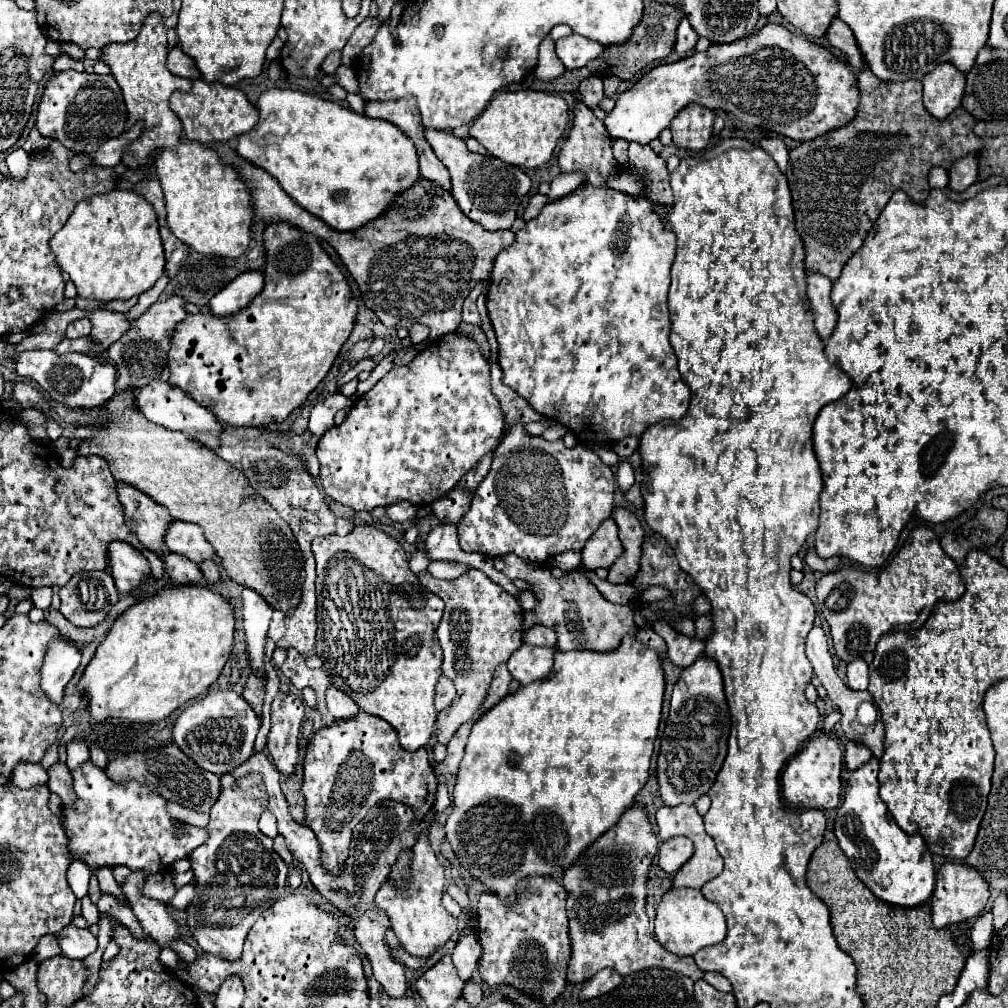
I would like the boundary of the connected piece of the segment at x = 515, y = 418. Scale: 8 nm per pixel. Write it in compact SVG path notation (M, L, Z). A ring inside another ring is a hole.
M491 363L491 385L493 385L495 397L499 399L503 415L505 415L505 429L503 429L505 433L515 423L523 421L523 425L525 425L525 423L543 419L533 407L529 407L529 403L523 397L519 397L511 387L501 383L501 369L499 369L497 363Z

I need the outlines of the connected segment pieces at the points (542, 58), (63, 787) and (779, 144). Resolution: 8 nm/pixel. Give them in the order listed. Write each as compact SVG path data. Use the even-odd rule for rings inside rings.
M547 35L545 41L541 43L541 49L539 49L539 61L537 61L537 67L535 67L535 79L549 81L553 77L559 77L559 73L563 73L563 63L555 55L555 41L551 39L551 35Z
M55 763L47 769L49 781L47 787L51 793L57 793L63 801L63 805L71 805L71 771L65 763Z
M765 137L759 141L759 145L777 161L779 169L785 171L787 169L787 159L789 159L789 153L787 153L787 147L785 143L779 139L779 137Z

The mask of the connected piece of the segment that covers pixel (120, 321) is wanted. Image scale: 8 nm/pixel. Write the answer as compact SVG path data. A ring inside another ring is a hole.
M75 297L75 303L77 303L79 309L87 309L91 313L89 315L89 321L93 325L91 339L99 347L89 347L89 351L87 351L89 355L101 355L129 329L129 321L127 321L127 317L123 313L97 309L97 301L83 299L83 297Z

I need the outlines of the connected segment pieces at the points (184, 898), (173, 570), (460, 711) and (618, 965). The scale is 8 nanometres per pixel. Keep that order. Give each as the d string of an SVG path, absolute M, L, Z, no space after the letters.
M190 882L189 885L177 889L177 893L167 901L167 907L173 907L173 909L185 909L187 903L195 896L195 883Z
M165 551L161 555L161 559L163 559L165 571L173 583L177 583L177 585L203 585L205 583L203 575L199 573L199 565L189 561L187 557Z
M471 569L469 573L453 581L435 579L429 575L429 571L423 571L419 575L419 581L445 601L437 639L445 653L443 675L447 675L457 687L453 703L437 715L437 739L439 743L447 745L459 725L467 723L481 707L495 667L499 663L505 663L509 655L521 647L523 609L513 595L509 595L501 585L487 579L485 573L479 573L477 569Z
M633 803L625 809L619 821L595 839L579 859L569 865L561 877L567 891L567 915L571 935L571 961L569 983L585 983L597 971L609 967L626 977L649 967L663 967L691 977L703 979L693 957L677 957L667 953L653 937L649 917L645 911L647 879L659 841L645 813L645 805Z

